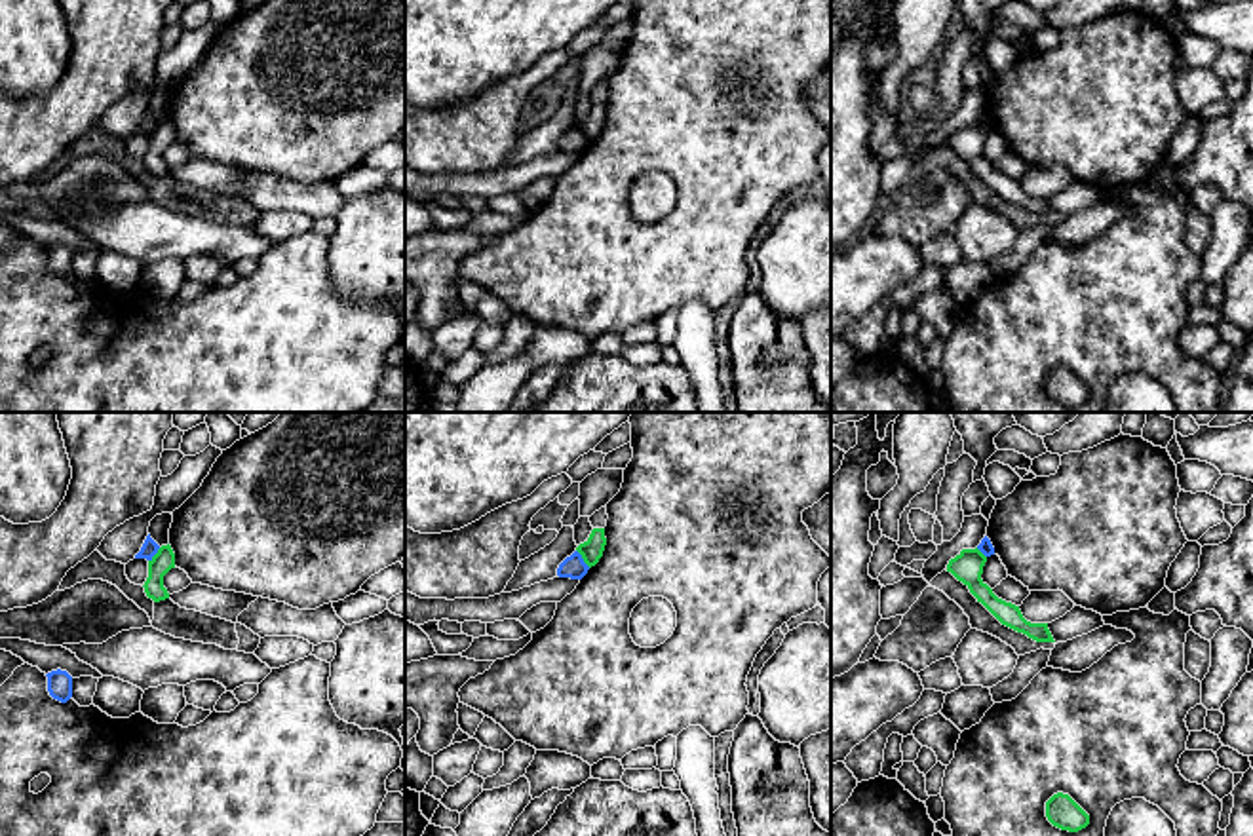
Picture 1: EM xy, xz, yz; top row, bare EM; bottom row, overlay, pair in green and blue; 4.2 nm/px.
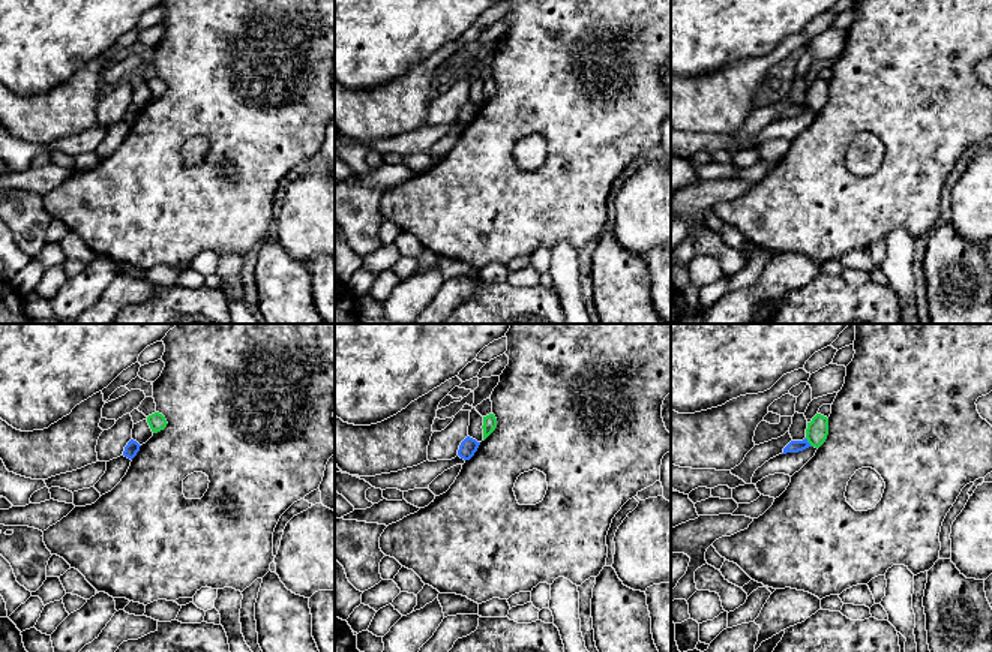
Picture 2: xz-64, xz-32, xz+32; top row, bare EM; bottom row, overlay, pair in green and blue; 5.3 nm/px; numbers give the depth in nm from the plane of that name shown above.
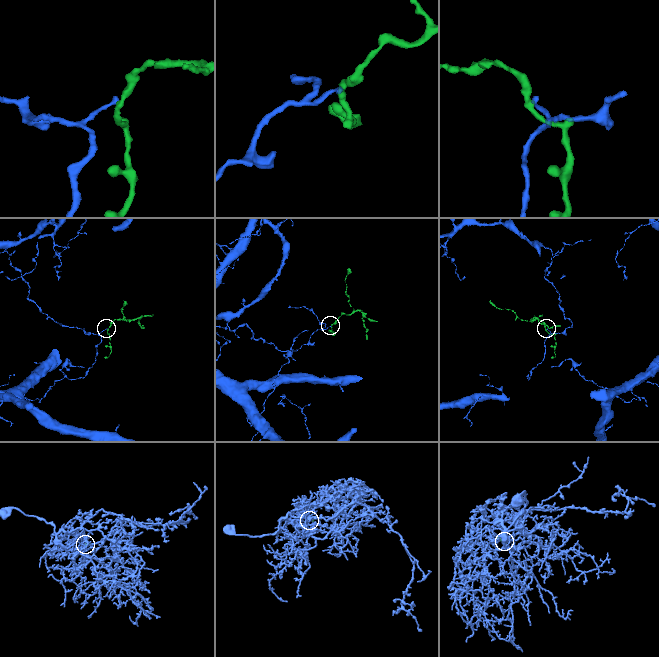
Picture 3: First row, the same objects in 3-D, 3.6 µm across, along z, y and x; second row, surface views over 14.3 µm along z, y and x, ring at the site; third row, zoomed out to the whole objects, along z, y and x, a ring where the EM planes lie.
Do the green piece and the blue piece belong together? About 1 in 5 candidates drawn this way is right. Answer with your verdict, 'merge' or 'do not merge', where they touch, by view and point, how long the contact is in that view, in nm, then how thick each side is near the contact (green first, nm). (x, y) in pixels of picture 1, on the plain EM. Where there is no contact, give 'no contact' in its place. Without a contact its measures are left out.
do not merge | xz (582, 132) | 100 nm | 90/100 nm

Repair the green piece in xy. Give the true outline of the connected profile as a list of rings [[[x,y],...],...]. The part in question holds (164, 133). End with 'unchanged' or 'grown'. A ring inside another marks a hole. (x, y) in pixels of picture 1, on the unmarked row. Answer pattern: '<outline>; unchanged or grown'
[[[162,120],[158,127],[148,135],[148,152],[145,156],[145,167],[154,177],[169,173],[167,163],[164,162],[164,150],[175,142],[175,127],[171,120]]]; unchanged

